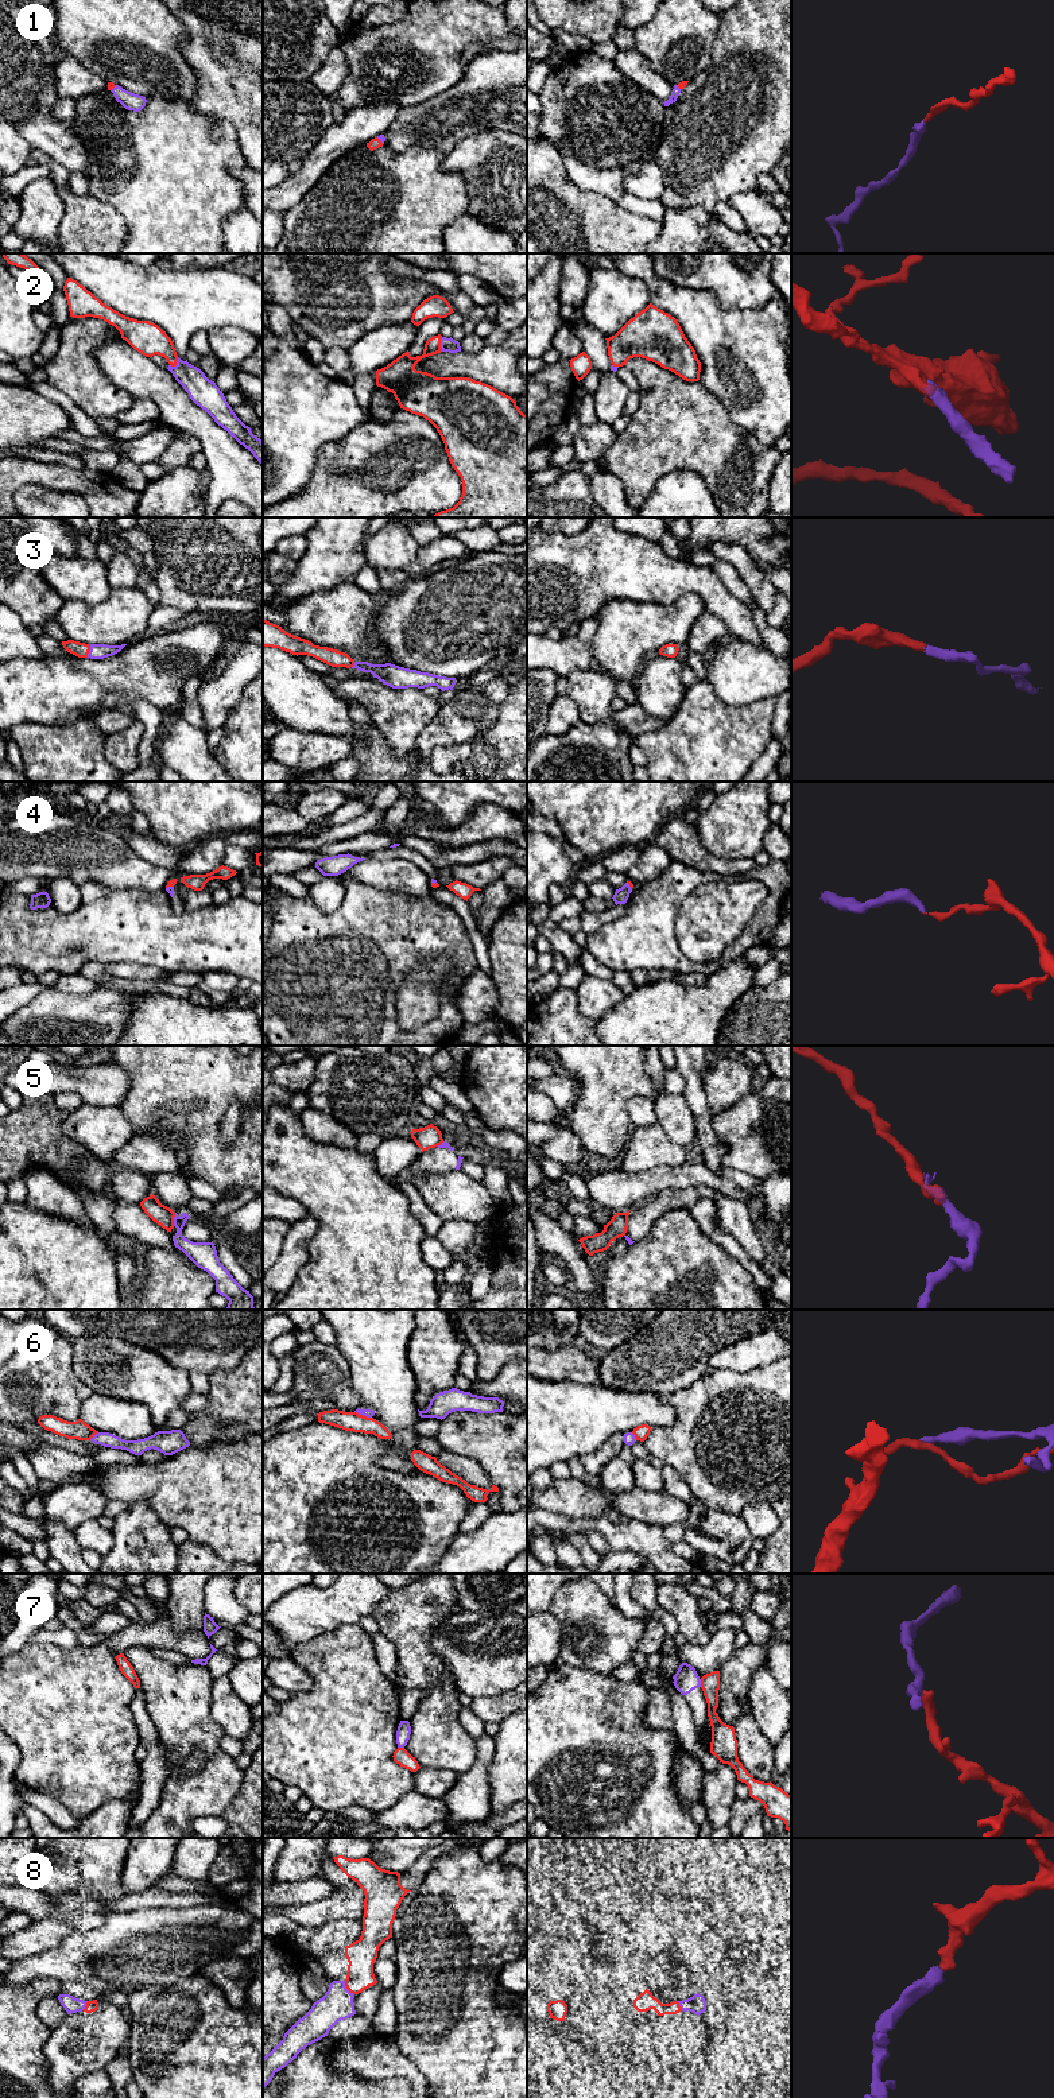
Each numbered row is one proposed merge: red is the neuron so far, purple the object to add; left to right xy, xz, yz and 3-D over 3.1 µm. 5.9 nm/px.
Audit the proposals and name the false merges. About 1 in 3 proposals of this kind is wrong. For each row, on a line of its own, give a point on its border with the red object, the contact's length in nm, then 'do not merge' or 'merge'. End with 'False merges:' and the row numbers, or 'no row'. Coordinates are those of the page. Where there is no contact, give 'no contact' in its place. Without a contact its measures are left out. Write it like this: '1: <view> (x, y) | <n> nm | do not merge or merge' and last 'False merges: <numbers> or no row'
1: xy (113, 86) | 50 nm | merge
2: xz (440, 344) | 90 nm | merge
3: xy (89, 650) | 80 nm | merge
4: xy (169, 885) | 50 nm | merge
5: xy (173, 1220) | 80 nm | do not merge
6: xz (361, 1415) | 110 nm | do not merge
7: yz (701, 1683) | 50 nm | do not merge
8: xz (347, 1988) | 110 nm | merge
False merges: 5, 6, 7

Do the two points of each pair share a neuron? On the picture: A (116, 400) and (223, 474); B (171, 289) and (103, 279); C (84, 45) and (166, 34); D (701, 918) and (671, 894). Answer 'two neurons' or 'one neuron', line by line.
A: two neurons
B: one neuron
C: one neuron
D: two neurons

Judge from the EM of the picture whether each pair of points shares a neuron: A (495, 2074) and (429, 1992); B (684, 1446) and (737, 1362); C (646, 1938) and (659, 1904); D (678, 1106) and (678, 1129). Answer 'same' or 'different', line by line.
A: same
B: different
C: same
D: same

